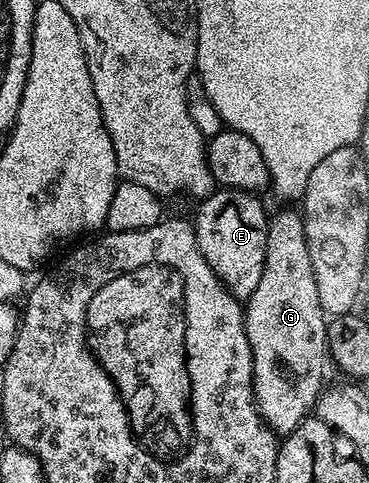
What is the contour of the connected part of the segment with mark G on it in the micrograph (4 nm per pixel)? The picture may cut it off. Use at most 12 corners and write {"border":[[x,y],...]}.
{"border":[[302,211],[267,221],[245,301],[255,405],[312,415],[329,364]]}

